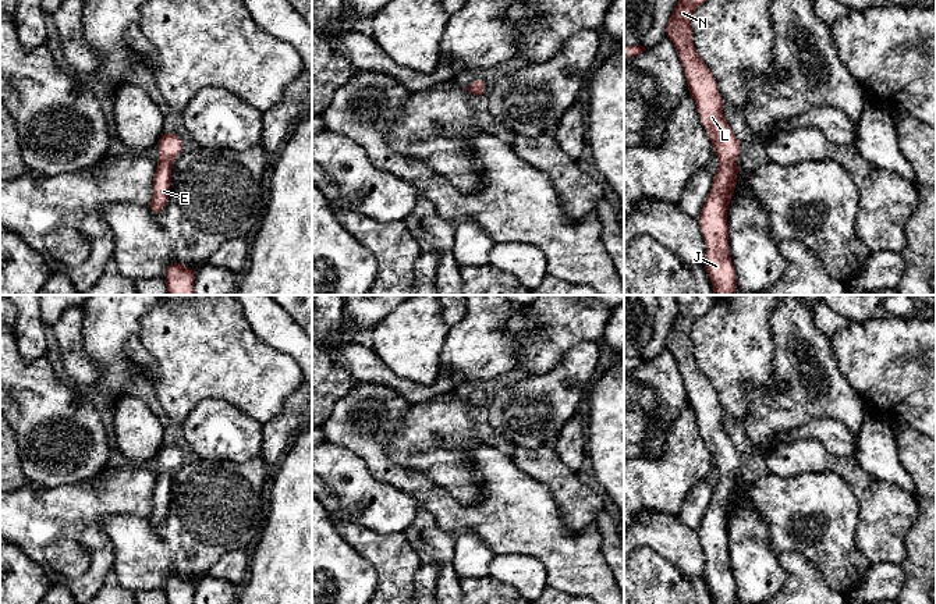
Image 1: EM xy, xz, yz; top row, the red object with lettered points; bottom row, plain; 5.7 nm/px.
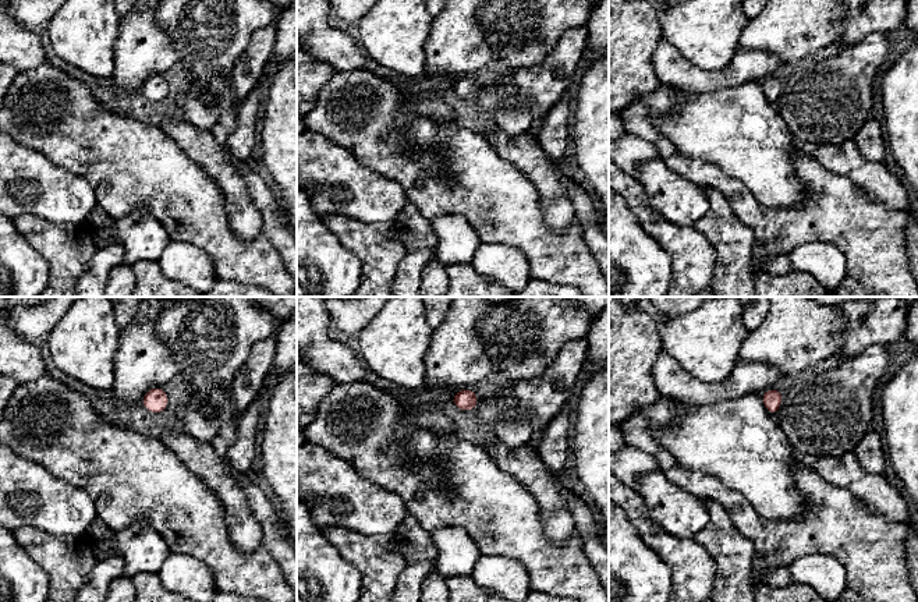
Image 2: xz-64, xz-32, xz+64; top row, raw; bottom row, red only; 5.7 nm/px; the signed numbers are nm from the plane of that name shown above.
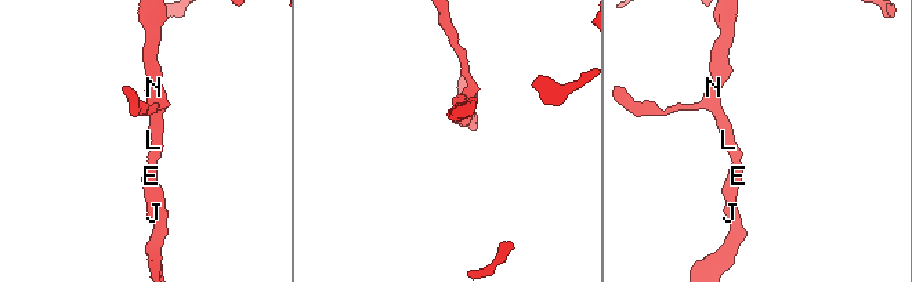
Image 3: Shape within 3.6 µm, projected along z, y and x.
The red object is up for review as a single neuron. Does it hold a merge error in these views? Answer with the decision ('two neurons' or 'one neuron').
one neuron

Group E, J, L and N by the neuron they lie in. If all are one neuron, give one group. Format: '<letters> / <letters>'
E J L N

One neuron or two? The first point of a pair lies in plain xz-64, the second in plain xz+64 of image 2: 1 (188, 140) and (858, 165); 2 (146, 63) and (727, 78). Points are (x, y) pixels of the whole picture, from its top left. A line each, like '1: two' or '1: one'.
1: one
2: two

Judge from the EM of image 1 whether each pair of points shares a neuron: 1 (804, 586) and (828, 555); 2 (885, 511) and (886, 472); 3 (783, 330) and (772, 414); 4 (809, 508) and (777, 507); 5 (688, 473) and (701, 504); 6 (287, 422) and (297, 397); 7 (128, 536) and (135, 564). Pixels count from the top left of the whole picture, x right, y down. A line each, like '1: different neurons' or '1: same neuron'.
1: different neurons
2: different neurons
3: same neuron
4: same neuron
5: different neurons
6: same neuron
7: same neuron

